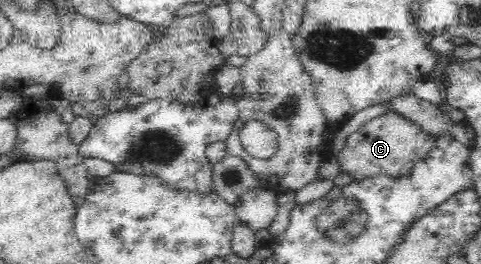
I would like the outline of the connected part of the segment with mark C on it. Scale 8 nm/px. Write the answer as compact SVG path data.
M393 112L367 120L361 127L360 131L349 136L347 146L337 156L340 172L353 175L357 181L380 175L407 176L415 163L425 158L437 142L435 135L425 133L420 126Z

